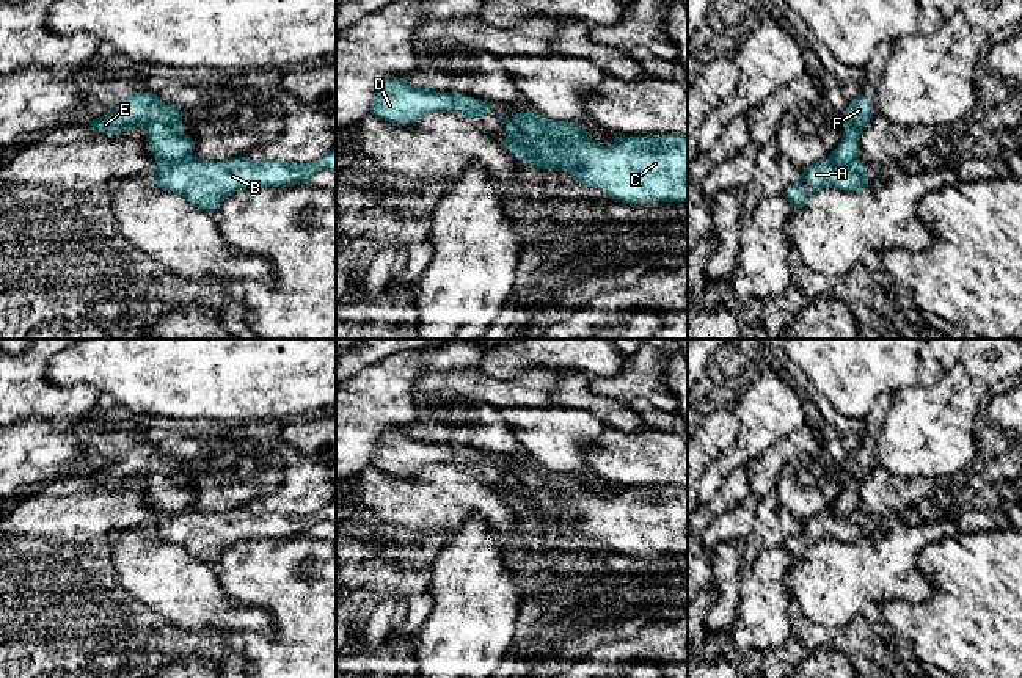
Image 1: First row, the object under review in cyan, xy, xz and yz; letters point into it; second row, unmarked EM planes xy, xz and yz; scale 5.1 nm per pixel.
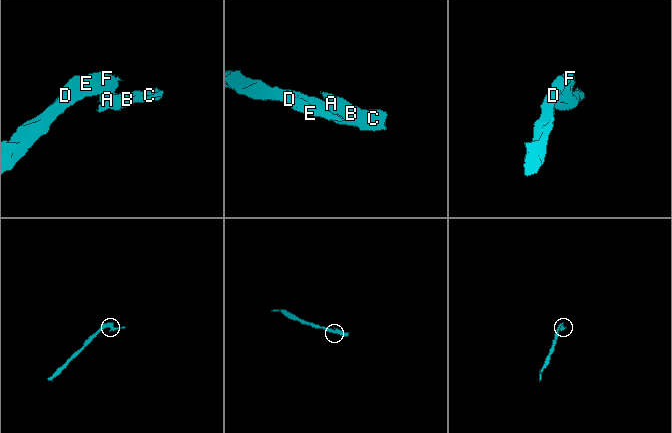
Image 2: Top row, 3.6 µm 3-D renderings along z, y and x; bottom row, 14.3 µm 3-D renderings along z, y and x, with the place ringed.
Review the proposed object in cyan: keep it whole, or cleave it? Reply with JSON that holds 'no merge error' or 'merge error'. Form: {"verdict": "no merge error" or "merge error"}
{"verdict": "merge error"}

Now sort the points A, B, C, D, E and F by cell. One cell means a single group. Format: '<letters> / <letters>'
A B C / D E F

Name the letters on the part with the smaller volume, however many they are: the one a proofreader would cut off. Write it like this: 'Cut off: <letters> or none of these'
Cut off: A, B, C

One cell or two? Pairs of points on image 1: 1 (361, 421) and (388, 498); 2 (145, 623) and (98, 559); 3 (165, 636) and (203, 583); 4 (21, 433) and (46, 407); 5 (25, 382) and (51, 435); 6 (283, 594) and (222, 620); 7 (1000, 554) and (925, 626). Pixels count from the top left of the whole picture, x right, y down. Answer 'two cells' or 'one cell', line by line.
1: two cells
2: one cell
3: two cells
4: two cells
5: two cells
6: two cells
7: one cell

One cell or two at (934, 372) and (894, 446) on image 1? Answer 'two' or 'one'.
two

